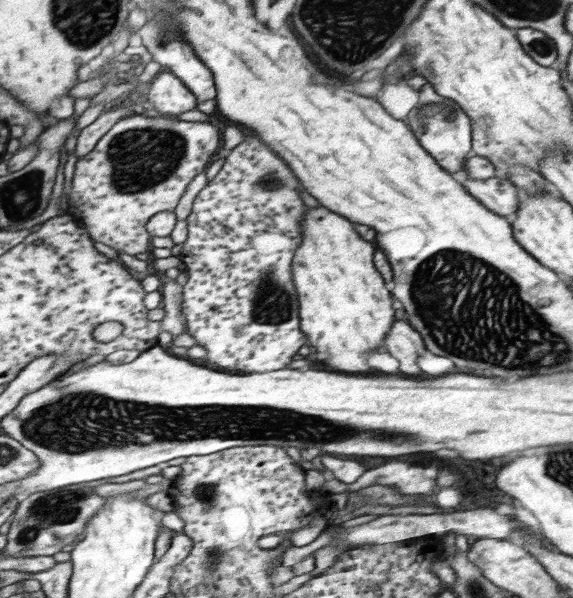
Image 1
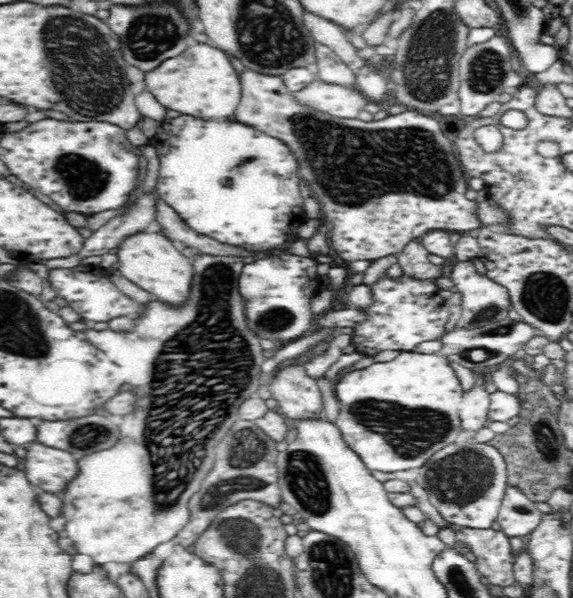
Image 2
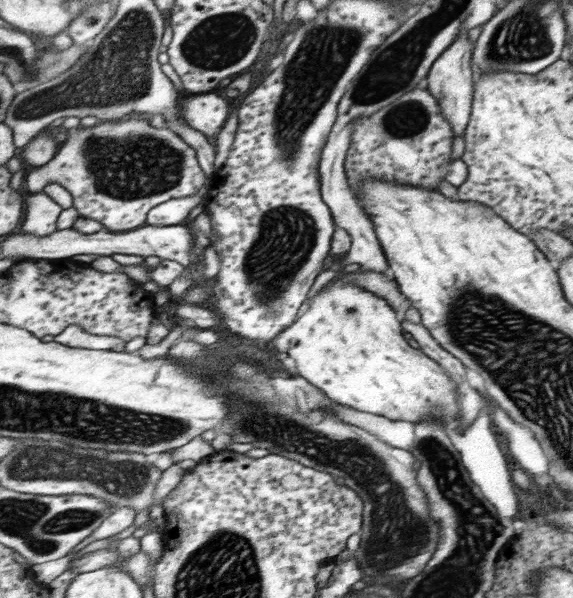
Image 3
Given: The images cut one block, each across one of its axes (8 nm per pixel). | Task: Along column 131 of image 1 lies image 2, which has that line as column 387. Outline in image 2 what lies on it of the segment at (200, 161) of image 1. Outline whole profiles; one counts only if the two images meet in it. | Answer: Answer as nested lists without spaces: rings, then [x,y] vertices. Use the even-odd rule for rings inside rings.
[[[244,70],[240,74],[240,82],[242,100],[234,112],[234,120],[287,144],[300,164],[300,176],[312,186],[324,220],[332,228],[329,239],[340,260],[348,263],[375,261],[389,254],[396,255],[402,252],[408,241],[430,231],[459,232],[477,238],[484,227],[477,215],[479,204],[465,197],[468,178],[456,159],[453,141],[445,135],[435,118],[407,109],[406,112],[368,122],[358,118],[343,119],[307,110],[296,103],[293,92],[286,88],[281,76],[264,76],[261,72]]]

